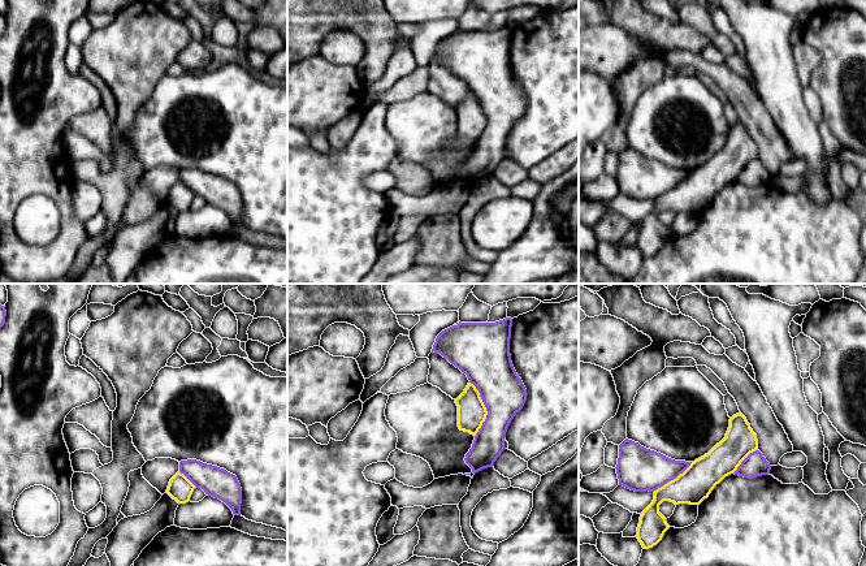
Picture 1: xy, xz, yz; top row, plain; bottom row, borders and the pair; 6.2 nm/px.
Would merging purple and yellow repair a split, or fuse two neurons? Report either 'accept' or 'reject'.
accept

